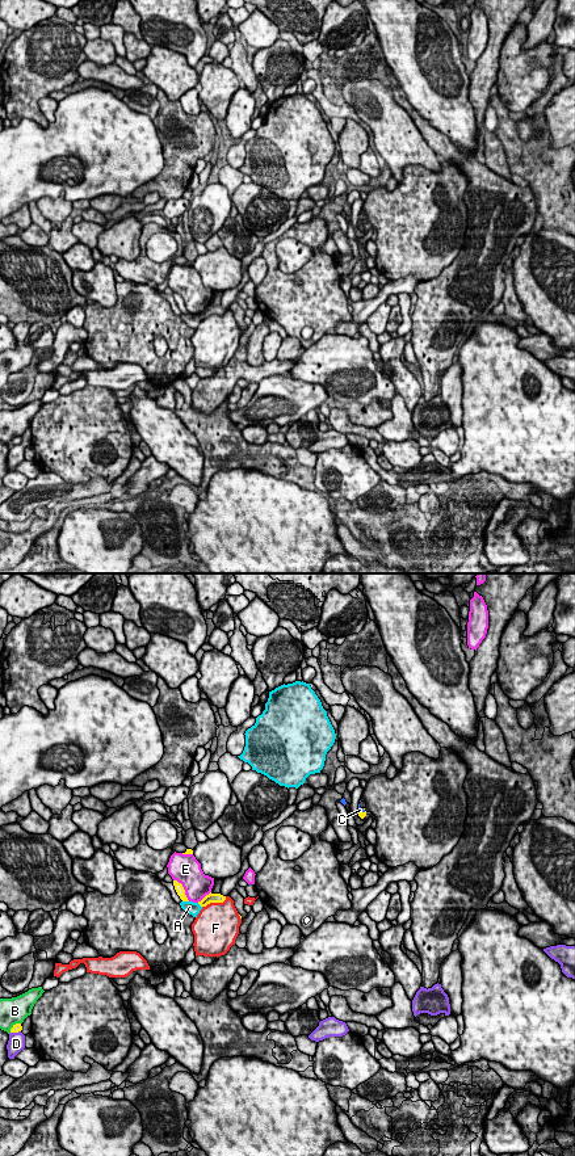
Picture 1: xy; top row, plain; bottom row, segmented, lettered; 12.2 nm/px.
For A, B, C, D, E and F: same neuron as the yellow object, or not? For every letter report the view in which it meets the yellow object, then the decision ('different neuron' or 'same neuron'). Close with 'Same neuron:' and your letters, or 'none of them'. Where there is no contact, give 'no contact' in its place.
A: xy | different neuron
B: xy | different neuron
C: xy | different neuron
D: xy | different neuron
E: xy | different neuron
F: xy | different neuron
Same neuron: none of them

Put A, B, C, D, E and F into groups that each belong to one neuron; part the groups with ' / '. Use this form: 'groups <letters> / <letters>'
groups A / B / C / D / E / F

